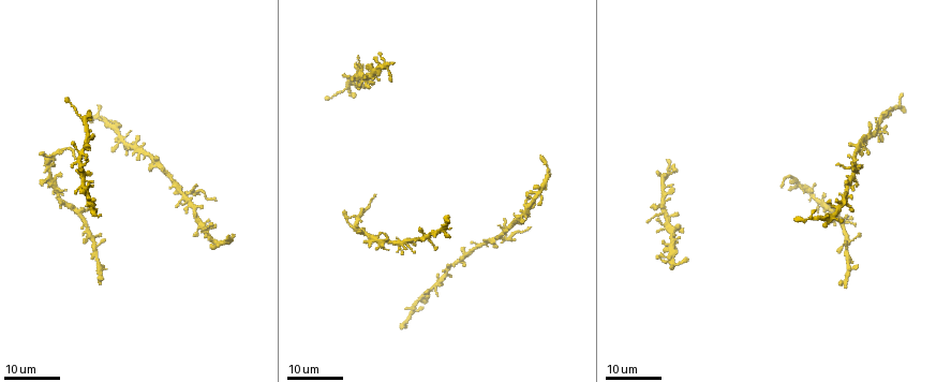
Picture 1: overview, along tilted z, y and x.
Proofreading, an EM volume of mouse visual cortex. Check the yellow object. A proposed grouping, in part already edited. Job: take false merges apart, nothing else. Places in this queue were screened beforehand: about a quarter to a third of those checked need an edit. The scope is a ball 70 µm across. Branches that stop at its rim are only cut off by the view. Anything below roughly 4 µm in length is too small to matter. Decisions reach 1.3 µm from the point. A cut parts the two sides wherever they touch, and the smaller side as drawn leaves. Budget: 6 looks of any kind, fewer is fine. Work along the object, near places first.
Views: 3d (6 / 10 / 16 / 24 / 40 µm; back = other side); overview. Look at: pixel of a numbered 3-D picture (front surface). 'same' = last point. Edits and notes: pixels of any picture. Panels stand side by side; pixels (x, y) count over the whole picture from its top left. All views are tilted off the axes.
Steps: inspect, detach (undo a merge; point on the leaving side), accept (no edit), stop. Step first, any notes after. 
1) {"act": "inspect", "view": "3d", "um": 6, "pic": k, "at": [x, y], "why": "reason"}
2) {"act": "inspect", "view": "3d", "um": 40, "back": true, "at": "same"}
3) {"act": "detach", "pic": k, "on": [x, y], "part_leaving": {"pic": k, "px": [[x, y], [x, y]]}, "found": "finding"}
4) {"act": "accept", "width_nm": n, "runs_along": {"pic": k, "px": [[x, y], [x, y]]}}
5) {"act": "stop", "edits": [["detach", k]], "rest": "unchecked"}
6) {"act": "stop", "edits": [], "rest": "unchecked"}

{"act": "inspect", "view": "3d", "um": 16, "pic": 1, "at": [410, 241], "why": "four arms meet"}

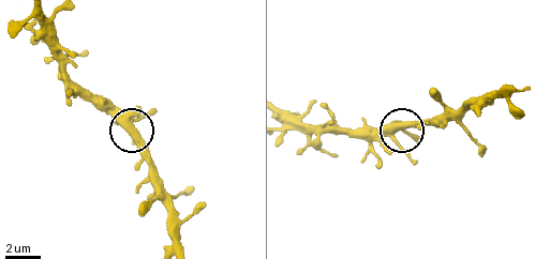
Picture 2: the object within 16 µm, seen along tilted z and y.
{"act": "inspect", "view": "3d", "um": 10, "pic": 2, "at": [131, 124], "why": "closer look"}

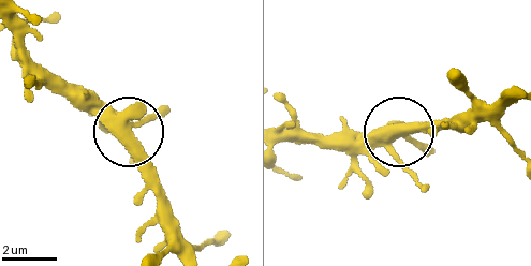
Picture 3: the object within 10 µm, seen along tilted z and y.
{"act": "accept", "side_arm_um": 14, "arms": 4, "found": "one cell here"}

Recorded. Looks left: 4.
{"act": "inspect", "view": "3d", "um": 16, "pic": 1, "at": [502, 239], "why": "looks like a crossing"}

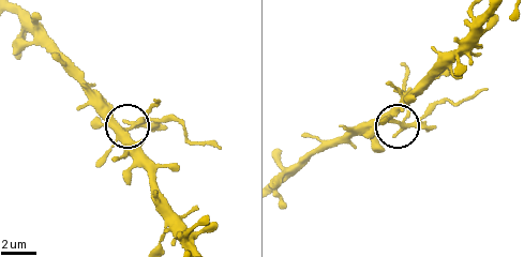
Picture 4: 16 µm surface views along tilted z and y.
{"act": "inspect", "view": "3d", "um": 6, "pic": 4, "at": [127, 127]}

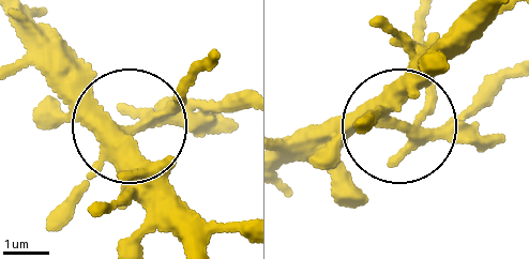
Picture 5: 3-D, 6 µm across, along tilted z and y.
{"act": "detach", "pic": 5, "on": [221, 103], "width_nm": 340, "part_leaving": {"pic": 5, "px": [[155, 108], [244, 104]]}, "found": "two cells meet here"}

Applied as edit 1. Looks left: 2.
{"act": "inspect", "view": "3d", "um": 24, "pic": 1, "at": [81, 120], "why": "four or more arms meet"}

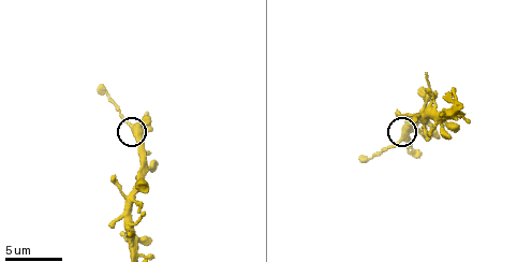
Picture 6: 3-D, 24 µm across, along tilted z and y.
{"act": "inspect", "view": "3d", "um": 6, "pic": 6, "at": [132, 128], "why": "zoom in"}

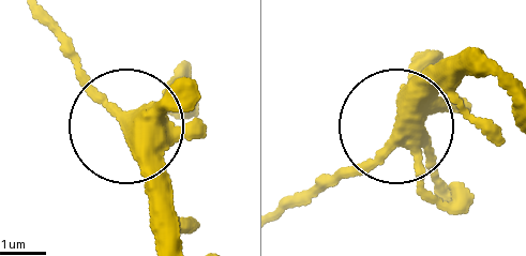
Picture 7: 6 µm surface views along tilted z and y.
{"act": "accept", "side_arm_um": 5, "found": "all the same cell"}

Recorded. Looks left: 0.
{"act": "stop", "edits": [["detach", 5]], "rest": "unchecked"}

